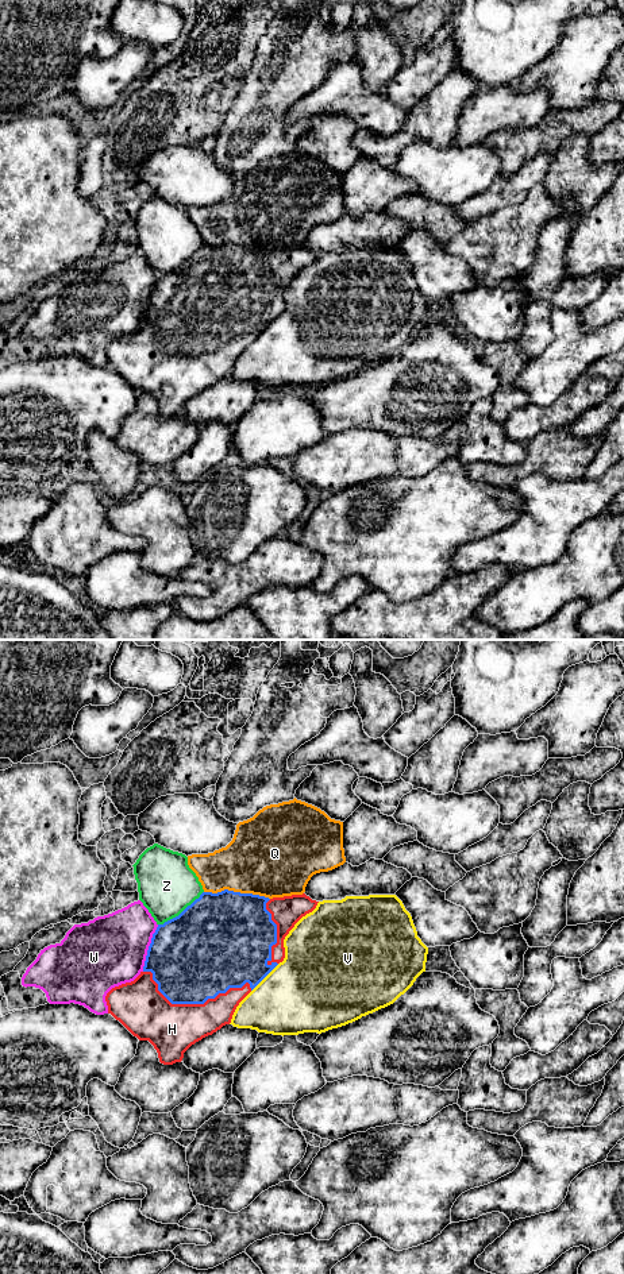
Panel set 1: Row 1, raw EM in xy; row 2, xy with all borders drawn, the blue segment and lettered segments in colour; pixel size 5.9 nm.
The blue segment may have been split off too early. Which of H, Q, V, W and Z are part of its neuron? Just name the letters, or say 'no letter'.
H

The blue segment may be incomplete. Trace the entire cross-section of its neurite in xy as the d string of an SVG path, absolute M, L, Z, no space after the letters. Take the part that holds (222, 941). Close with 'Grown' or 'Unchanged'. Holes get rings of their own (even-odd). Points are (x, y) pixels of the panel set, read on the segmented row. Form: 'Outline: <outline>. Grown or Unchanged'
Outline: M228 889L217 893L203 892L178 916L158 924L140 974L107 993L108 1014L139 1041L149 1041L161 1063L181 1062L192 1045L231 1023L239 1003L284 961L285 937L317 903L305 893L269 899Z. Grown

